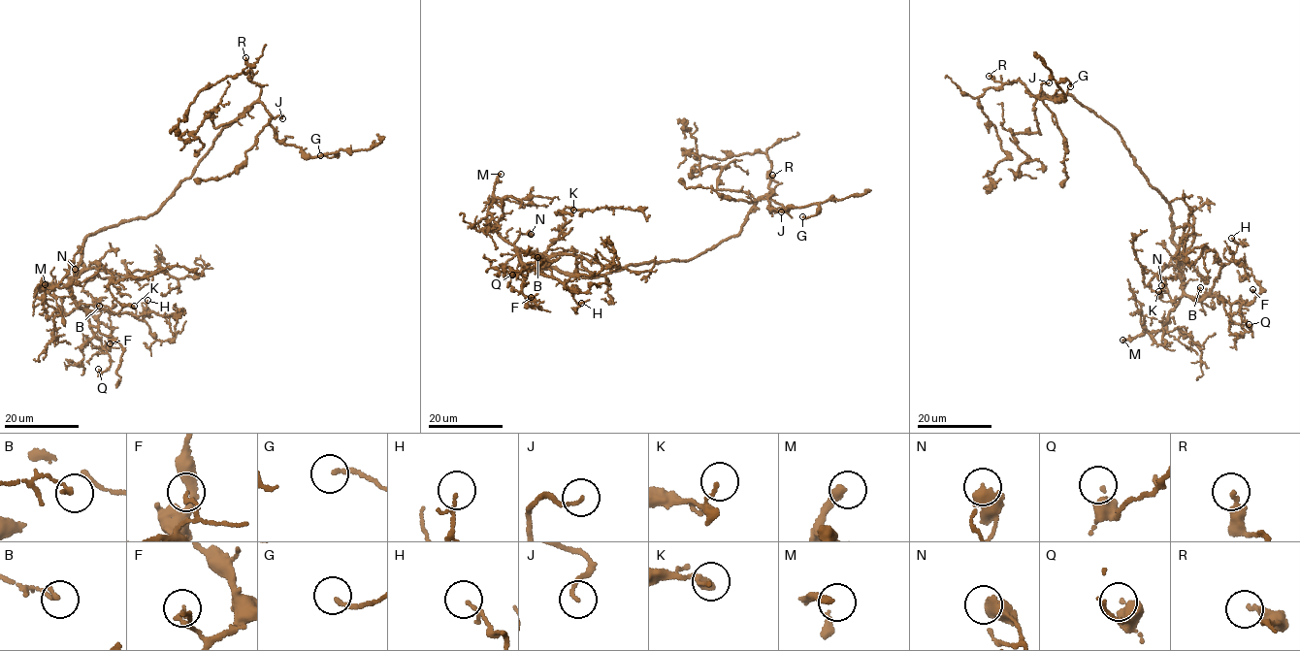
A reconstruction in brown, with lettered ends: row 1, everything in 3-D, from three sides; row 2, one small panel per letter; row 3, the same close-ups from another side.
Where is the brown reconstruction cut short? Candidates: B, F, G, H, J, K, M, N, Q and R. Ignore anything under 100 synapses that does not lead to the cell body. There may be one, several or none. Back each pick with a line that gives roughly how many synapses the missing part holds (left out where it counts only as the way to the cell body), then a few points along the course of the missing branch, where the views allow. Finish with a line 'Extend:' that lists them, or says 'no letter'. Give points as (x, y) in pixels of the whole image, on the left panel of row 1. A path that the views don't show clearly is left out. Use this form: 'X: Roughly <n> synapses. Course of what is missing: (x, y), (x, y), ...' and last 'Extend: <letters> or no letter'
M: Course of what is missing: (45, 284), (112, 362), (100, 386), (84, 393), (10, 378)
Extend: M

